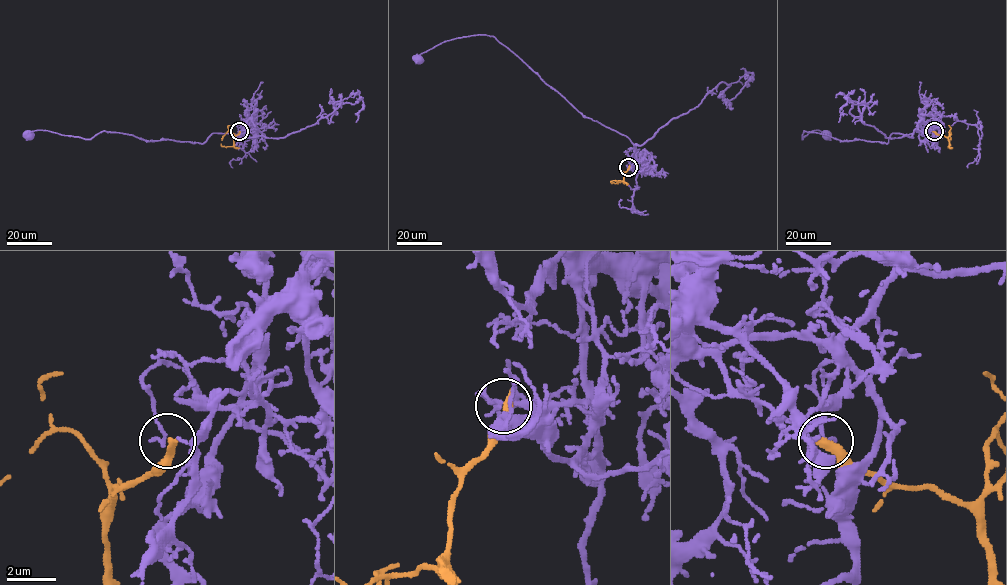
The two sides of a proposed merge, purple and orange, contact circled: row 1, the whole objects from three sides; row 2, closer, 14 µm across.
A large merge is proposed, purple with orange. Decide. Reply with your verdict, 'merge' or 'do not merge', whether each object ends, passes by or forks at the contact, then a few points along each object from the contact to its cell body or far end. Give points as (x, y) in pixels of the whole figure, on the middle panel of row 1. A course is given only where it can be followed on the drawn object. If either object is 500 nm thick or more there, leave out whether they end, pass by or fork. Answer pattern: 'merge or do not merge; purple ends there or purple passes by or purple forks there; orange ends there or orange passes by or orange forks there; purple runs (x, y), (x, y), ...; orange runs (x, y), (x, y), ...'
do not merge; purple ends there; orange ends there; purple runs (628, 167), (638, 166), (635, 146), (627, 137), (584, 117), (492, 36), (452, 39), (422, 53), (419, 59); orange runs (628, 167), (623, 181), (610, 182)

